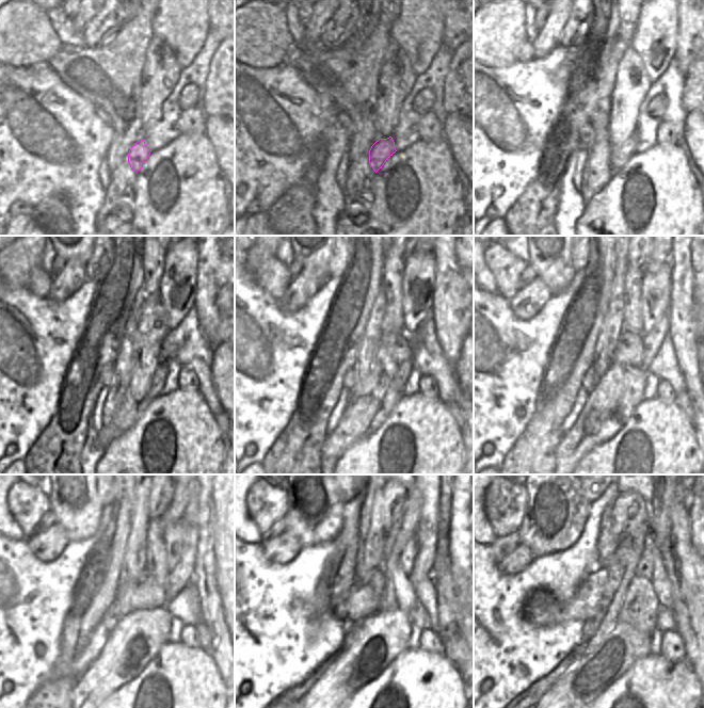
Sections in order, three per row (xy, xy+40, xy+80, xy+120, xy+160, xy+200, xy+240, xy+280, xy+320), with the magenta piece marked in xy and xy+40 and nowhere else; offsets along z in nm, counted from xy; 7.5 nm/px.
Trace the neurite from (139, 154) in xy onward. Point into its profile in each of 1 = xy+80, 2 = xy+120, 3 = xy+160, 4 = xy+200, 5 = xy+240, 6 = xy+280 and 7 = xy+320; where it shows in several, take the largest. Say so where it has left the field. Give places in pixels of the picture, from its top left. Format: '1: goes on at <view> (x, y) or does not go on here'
1: goes on at xy+80 (620, 155)
2: goes on at xy+120 (159, 377)
3: goes on at xy+160 (403, 369)
4: goes on at xy+200 (653, 340)
5: goes on at xy+240 (181, 575)
6: goes on at xy+280 (427, 528)
7: goes on at xy+320 (660, 520)

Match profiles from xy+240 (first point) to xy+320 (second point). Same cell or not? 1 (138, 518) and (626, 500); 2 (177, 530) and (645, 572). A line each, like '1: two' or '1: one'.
1: two
2: one

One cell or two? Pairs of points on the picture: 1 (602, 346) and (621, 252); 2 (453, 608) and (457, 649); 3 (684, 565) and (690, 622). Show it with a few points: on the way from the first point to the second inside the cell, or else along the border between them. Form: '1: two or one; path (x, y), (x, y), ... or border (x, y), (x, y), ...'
1: one; path (612, 322), (618, 299), (619, 275)
2: one; path (456, 618), (457, 639)
3: one; path (690, 579), (690, 608)

